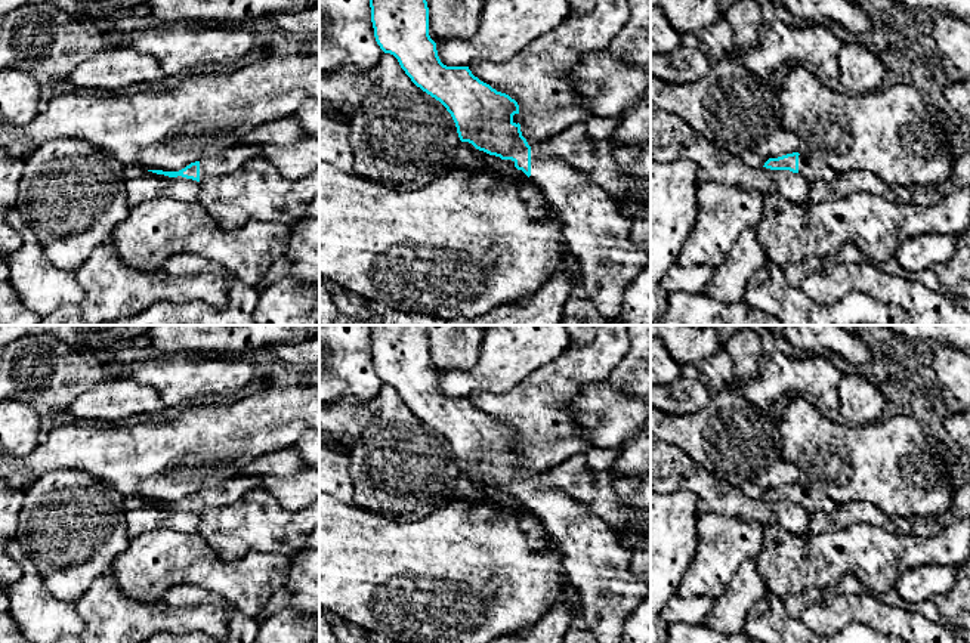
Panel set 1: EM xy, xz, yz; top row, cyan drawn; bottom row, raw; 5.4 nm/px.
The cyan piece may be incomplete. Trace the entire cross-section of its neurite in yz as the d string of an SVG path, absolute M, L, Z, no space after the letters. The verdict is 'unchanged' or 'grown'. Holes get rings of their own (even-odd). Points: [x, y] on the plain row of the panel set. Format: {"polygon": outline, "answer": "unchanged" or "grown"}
{"polygon": "M798 483L787 485L778 489L769 489L764 497L770 501L790 501L810 511L832 513L838 504L821 491L815 491Z", "answer": "grown"}

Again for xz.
{"polygon": "M368 325L368 328L374 368L380 380L384 384L393 386L411 412L447 439L455 454L461 473L469 473L476 480L500 488L501 491L512 491L518 501L522 501L540 517L547 532L557 541L563 557L563 571L575 590L575 597L580 612L586 619L587 630L596 636L599 643L621 643L625 621L645 600L649 581L634 578L630 574L630 553L621 545L617 534L597 516L587 514L586 507L574 501L562 489L544 486L541 473L528 476L522 467L520 455L513 452L513 446L519 445L519 436L515 430L481 412L472 405L469 398L447 398L441 393L436 374L429 367L426 325Z", "answer": "grown"}

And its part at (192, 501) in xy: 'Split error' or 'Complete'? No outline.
Split error

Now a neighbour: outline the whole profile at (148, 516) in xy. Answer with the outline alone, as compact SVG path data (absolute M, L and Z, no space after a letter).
M145 501L138 508L126 510L127 537L130 540L160 528L194 534L198 531L198 525L200 513L182 507L169 508Z

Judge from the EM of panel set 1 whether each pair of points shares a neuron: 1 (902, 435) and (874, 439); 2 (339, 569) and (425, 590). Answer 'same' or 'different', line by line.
1: same
2: same

